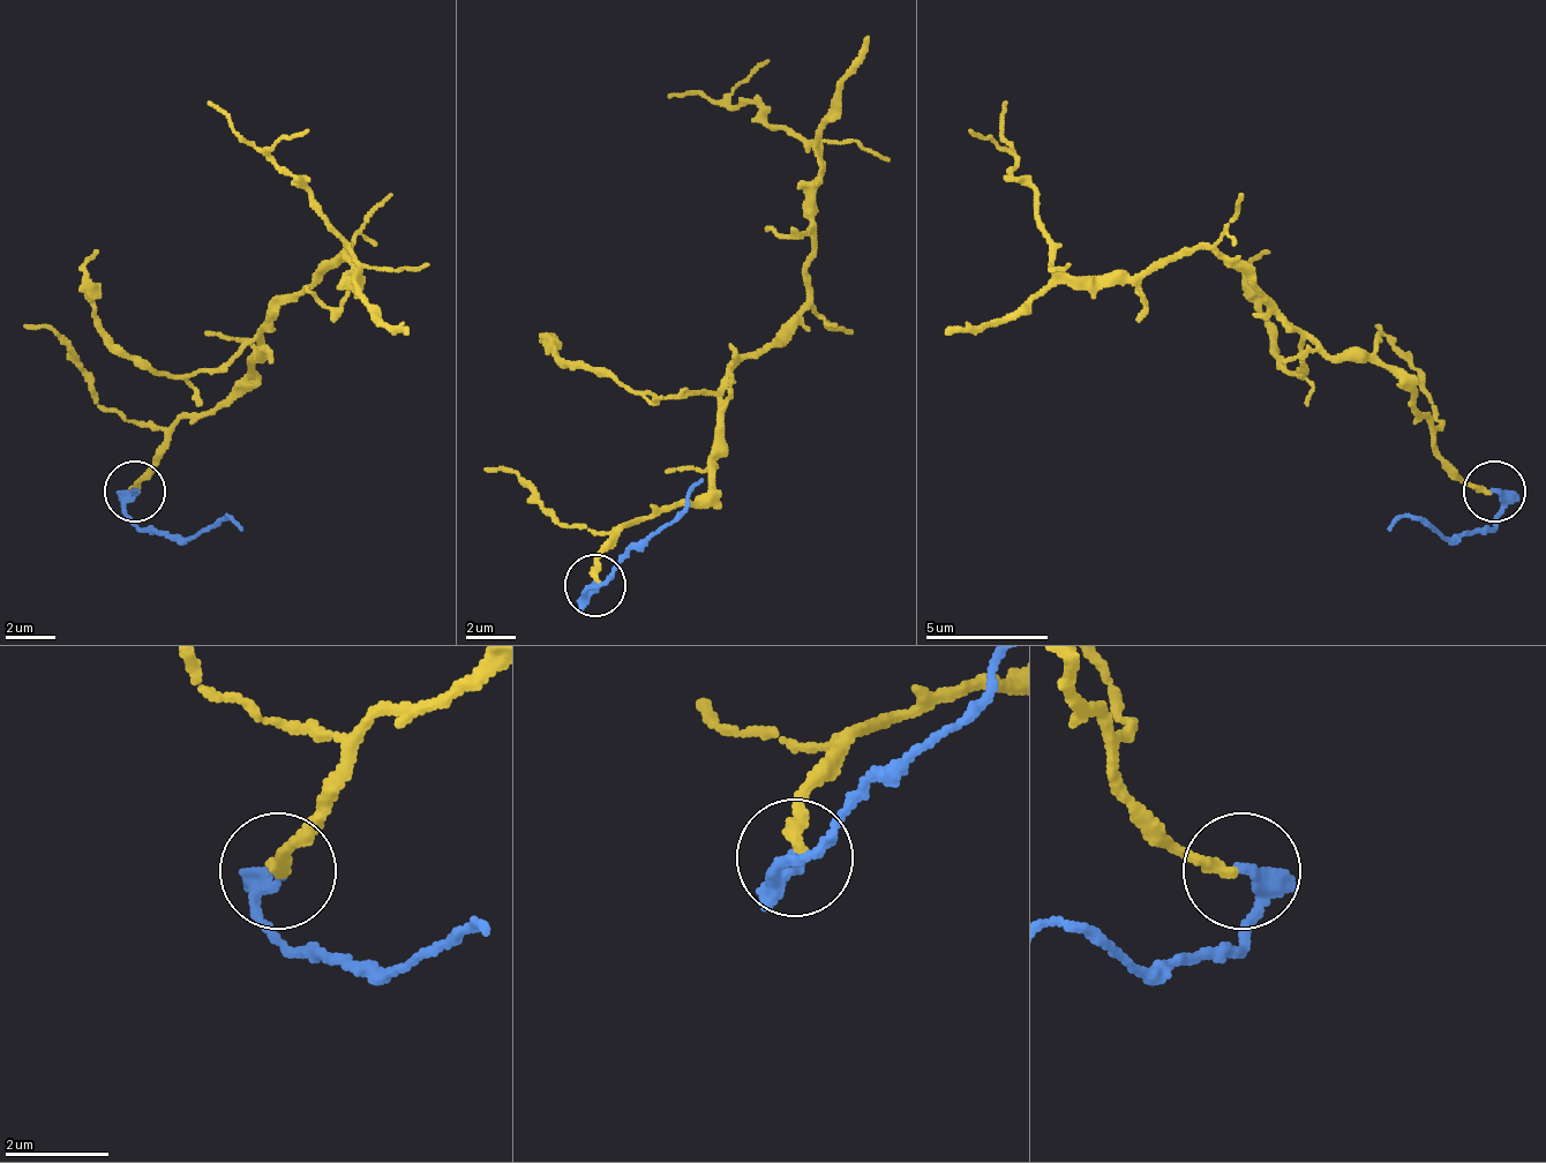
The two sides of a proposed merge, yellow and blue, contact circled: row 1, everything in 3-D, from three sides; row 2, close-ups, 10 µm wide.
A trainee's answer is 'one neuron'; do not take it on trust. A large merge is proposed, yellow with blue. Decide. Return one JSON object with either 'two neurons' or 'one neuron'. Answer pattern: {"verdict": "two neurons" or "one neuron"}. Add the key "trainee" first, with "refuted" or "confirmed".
{"trainee": "confirmed", "verdict": "one neuron"}

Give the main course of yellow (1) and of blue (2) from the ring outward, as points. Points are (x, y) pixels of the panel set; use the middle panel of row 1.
1: (597, 584), (597, 553), (621, 529), (706, 492), (719, 387), (804, 301), (823, 154), (750, 105), (669, 98)
2: (597, 584), (584, 590), (602, 584), (658, 534), (688, 503), (700, 479)

